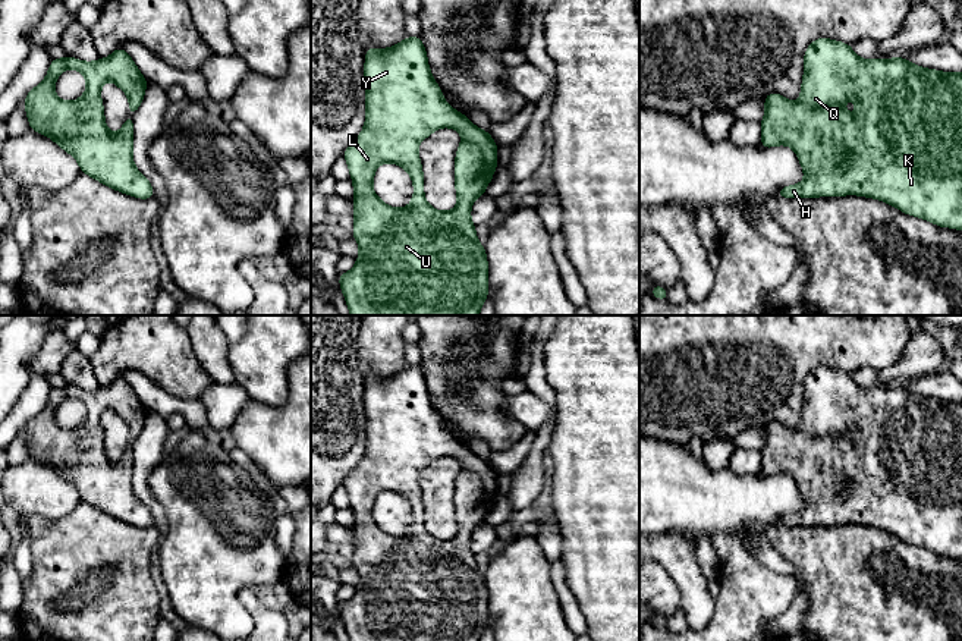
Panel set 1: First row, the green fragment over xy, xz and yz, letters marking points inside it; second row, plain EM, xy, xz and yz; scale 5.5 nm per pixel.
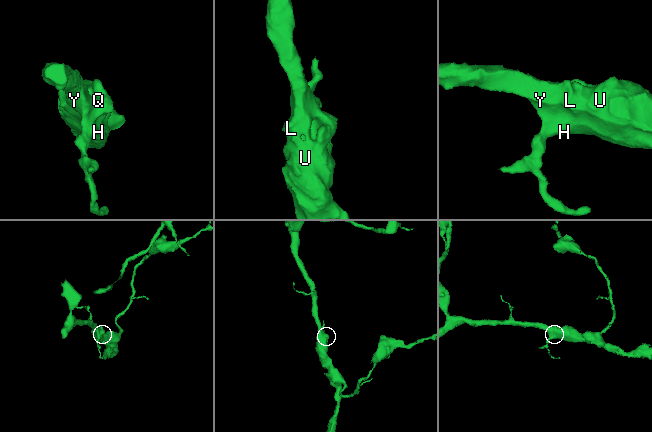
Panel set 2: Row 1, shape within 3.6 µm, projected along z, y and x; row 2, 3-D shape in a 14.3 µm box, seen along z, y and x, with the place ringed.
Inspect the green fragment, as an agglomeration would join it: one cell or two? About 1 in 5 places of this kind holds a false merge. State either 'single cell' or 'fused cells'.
single cell

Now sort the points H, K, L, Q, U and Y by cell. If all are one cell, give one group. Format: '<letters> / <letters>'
H K L Q U Y

